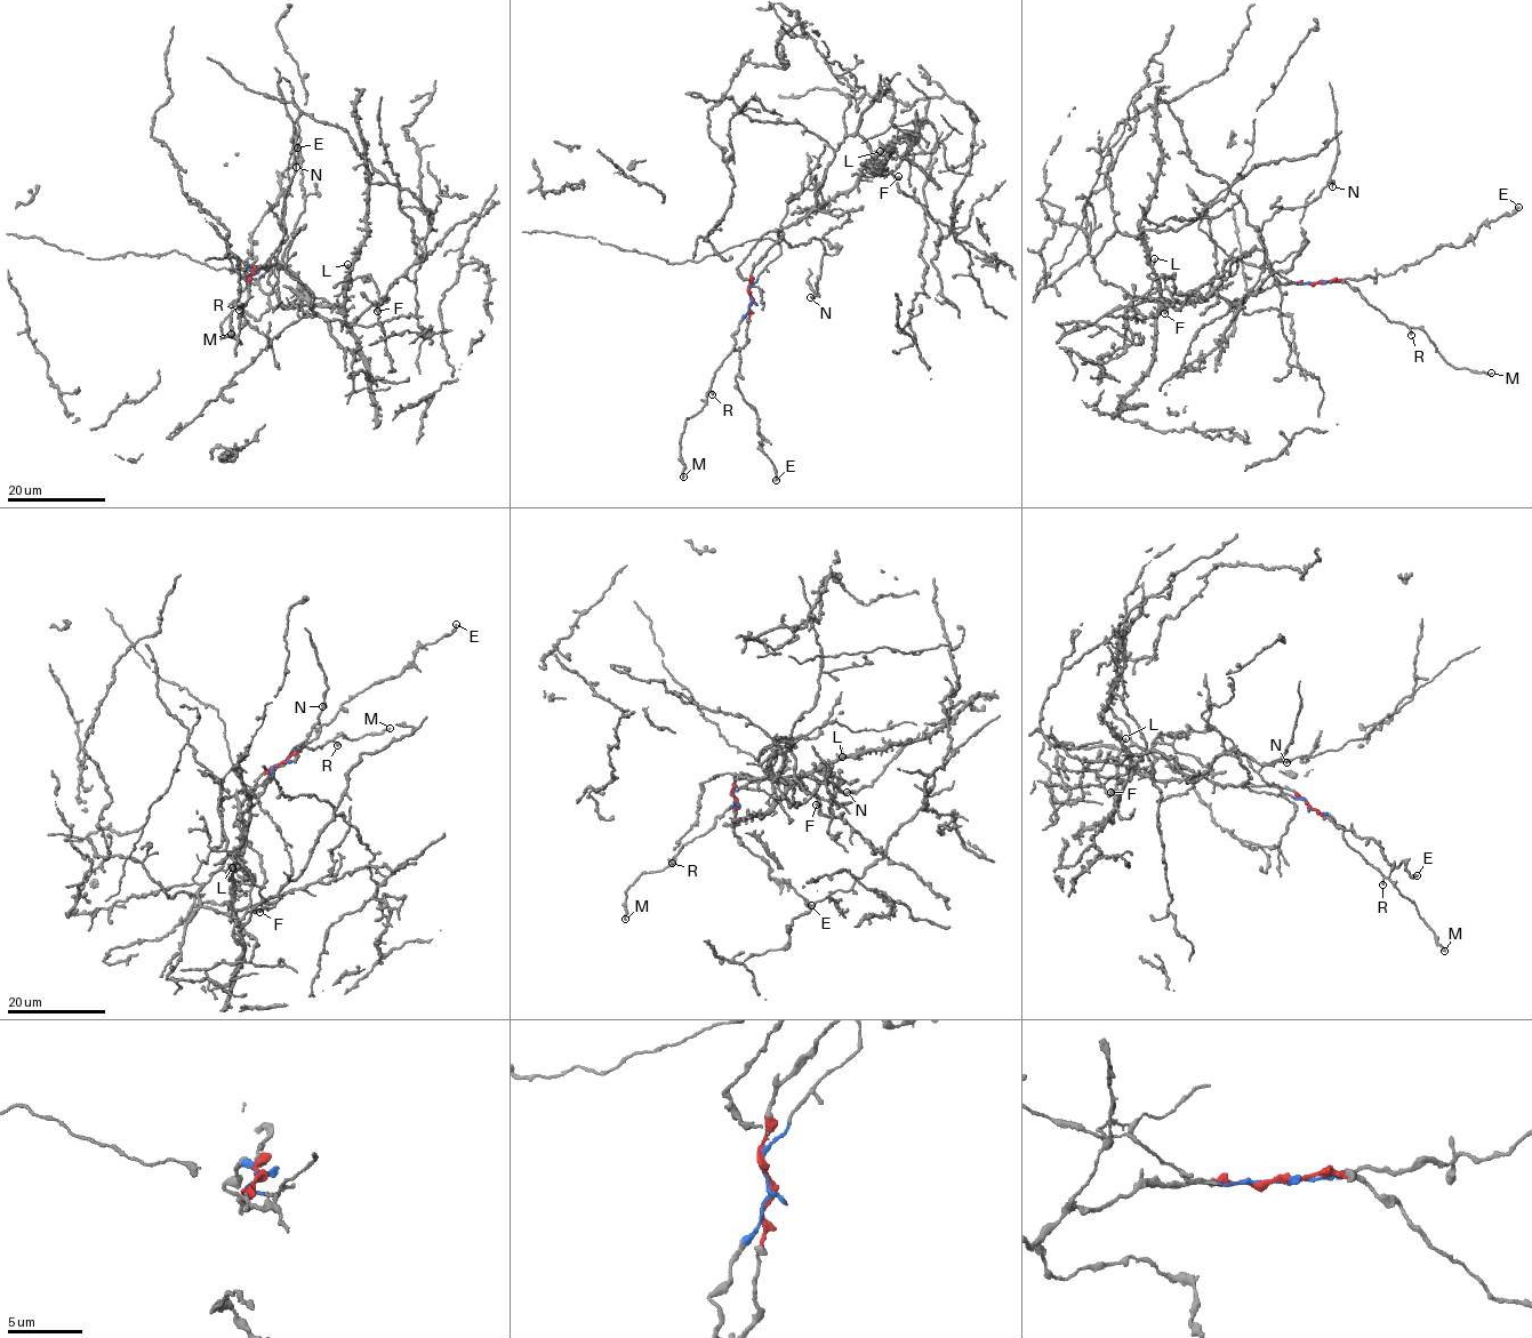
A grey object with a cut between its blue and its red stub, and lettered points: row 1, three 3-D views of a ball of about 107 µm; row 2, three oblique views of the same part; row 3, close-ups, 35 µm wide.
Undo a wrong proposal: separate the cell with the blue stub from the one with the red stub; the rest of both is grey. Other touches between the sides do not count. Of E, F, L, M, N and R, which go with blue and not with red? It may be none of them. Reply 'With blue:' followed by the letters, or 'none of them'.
With blue: M, R

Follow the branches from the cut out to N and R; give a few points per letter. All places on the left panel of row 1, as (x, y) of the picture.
N: (250, 274), (249, 282), (267, 294), (279, 277), (285, 248), (305, 206), (298, 161), (296, 167)
R: (250, 274), (253, 271), (247, 270), (241, 277), (248, 287), (235, 302), (239, 310)

